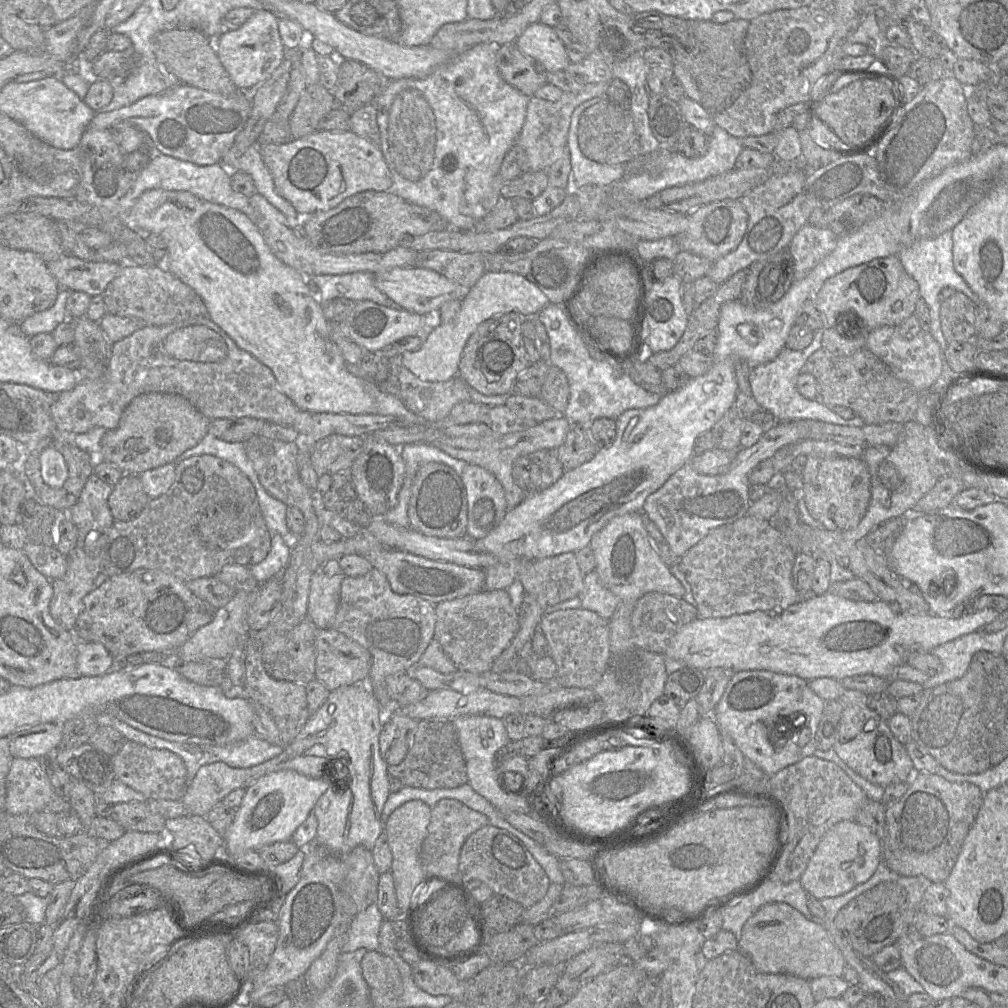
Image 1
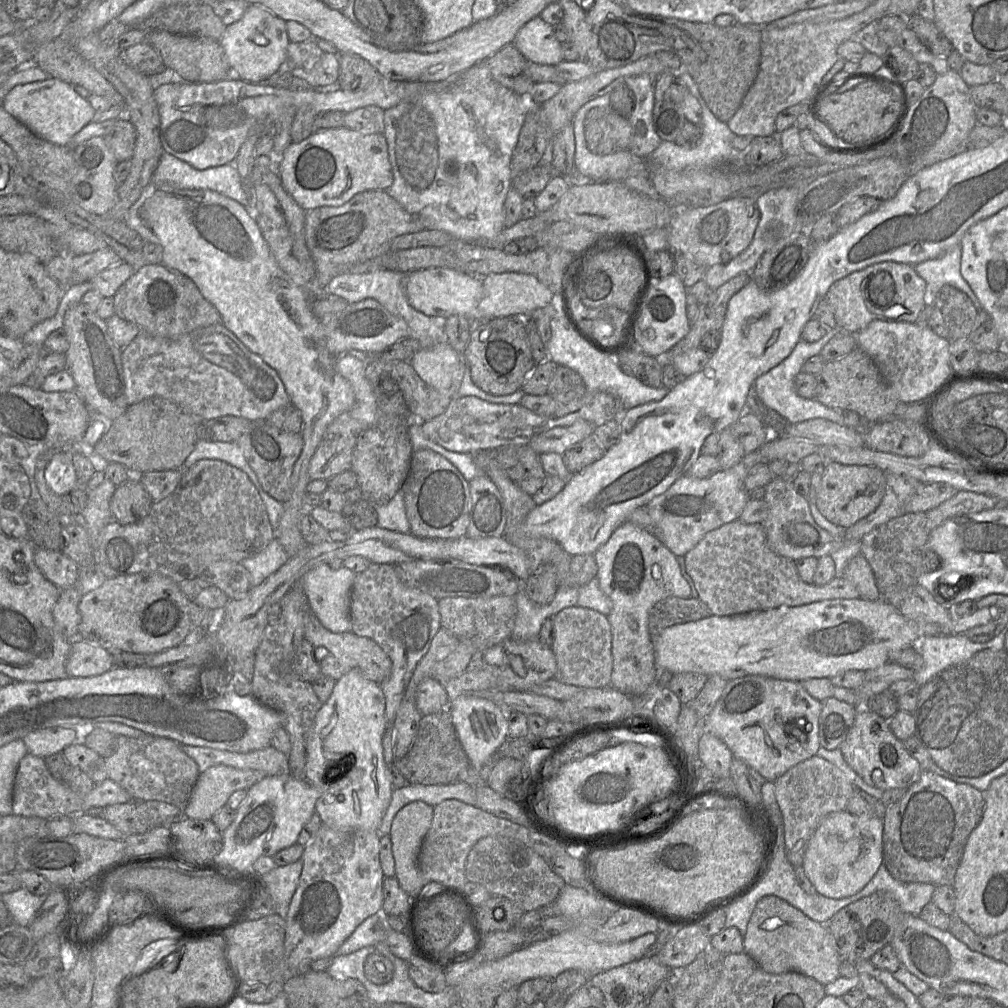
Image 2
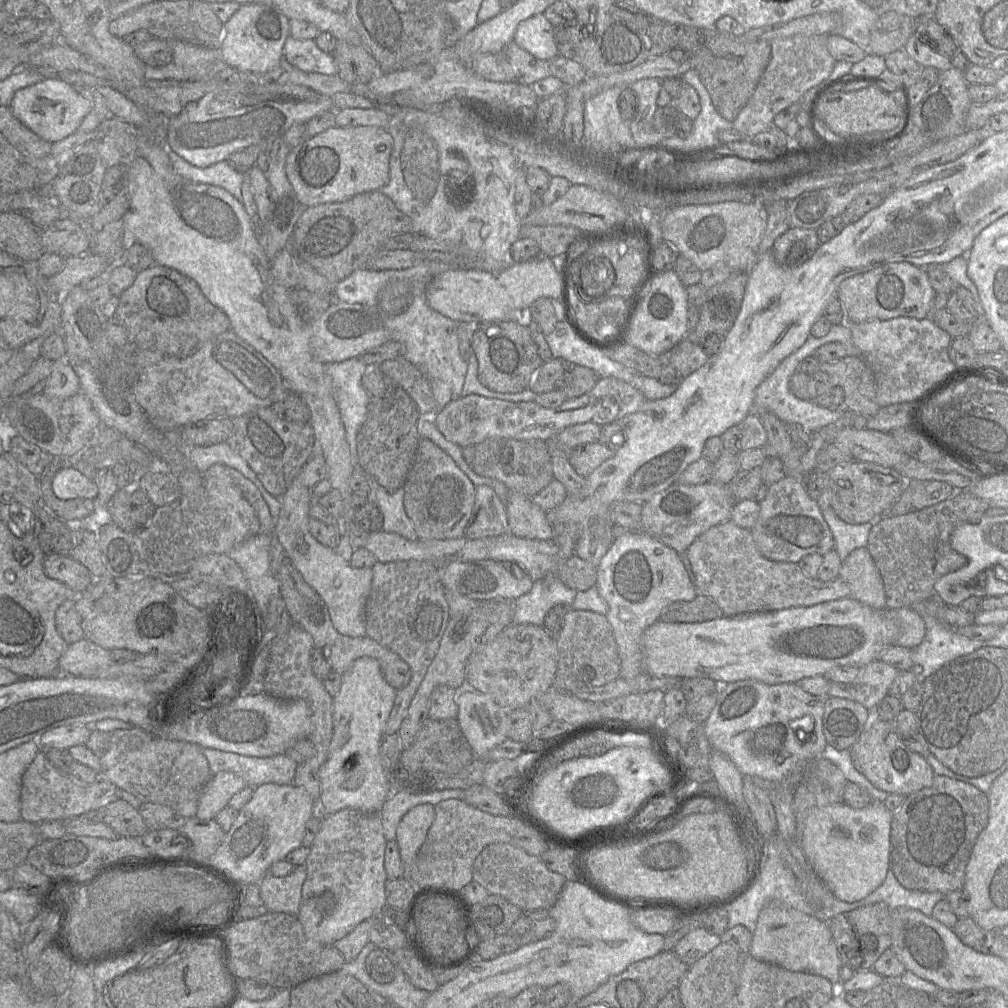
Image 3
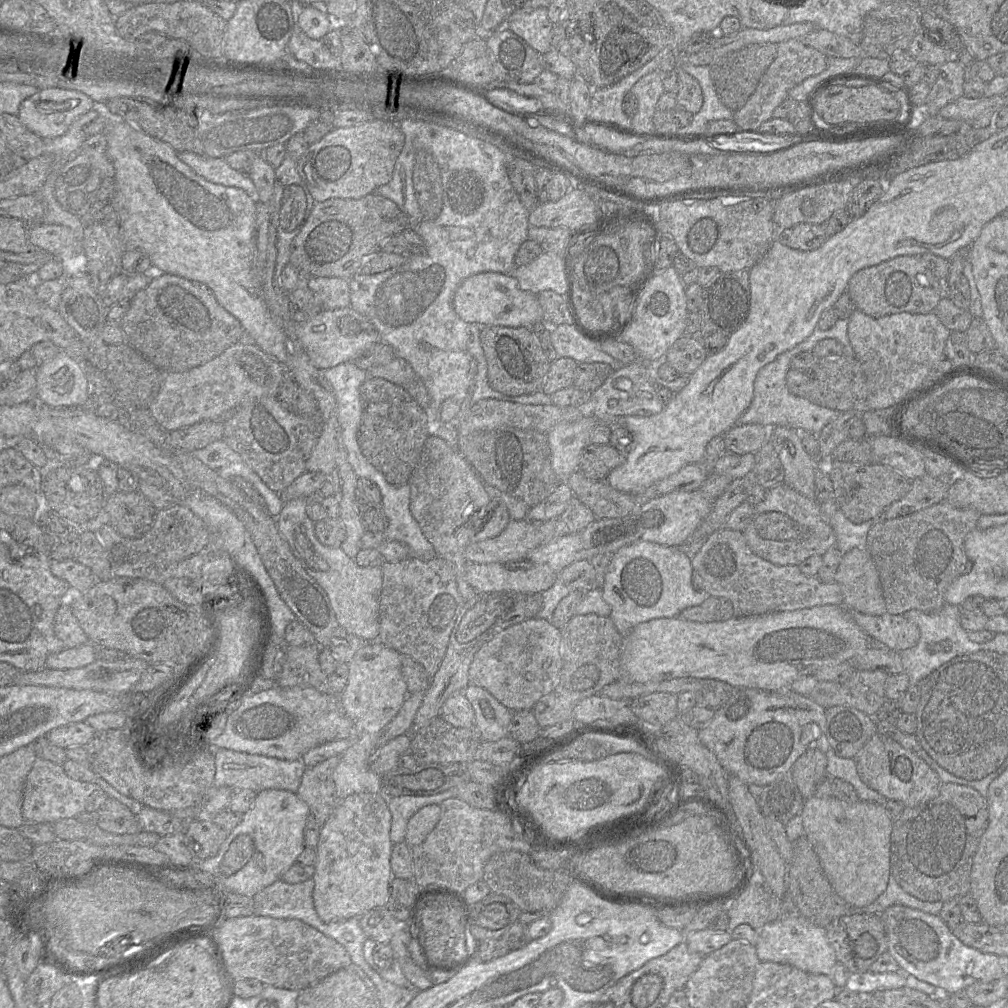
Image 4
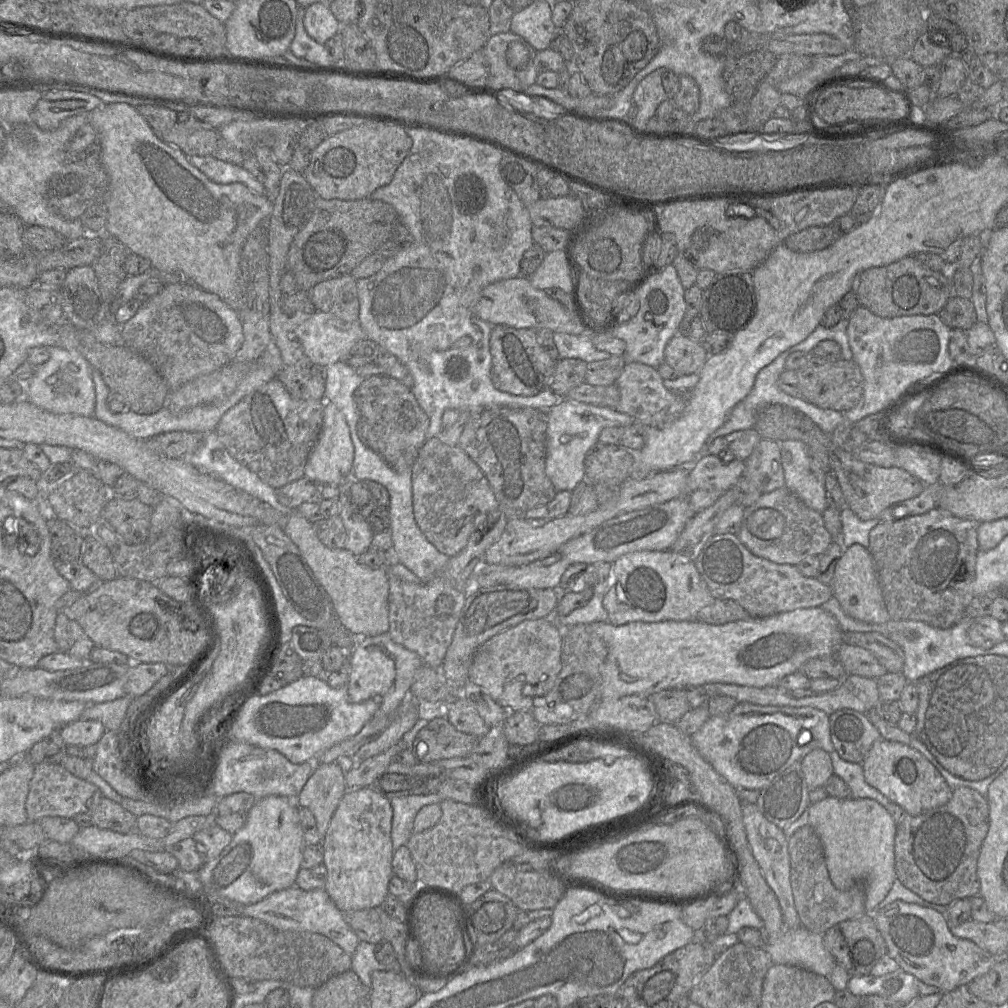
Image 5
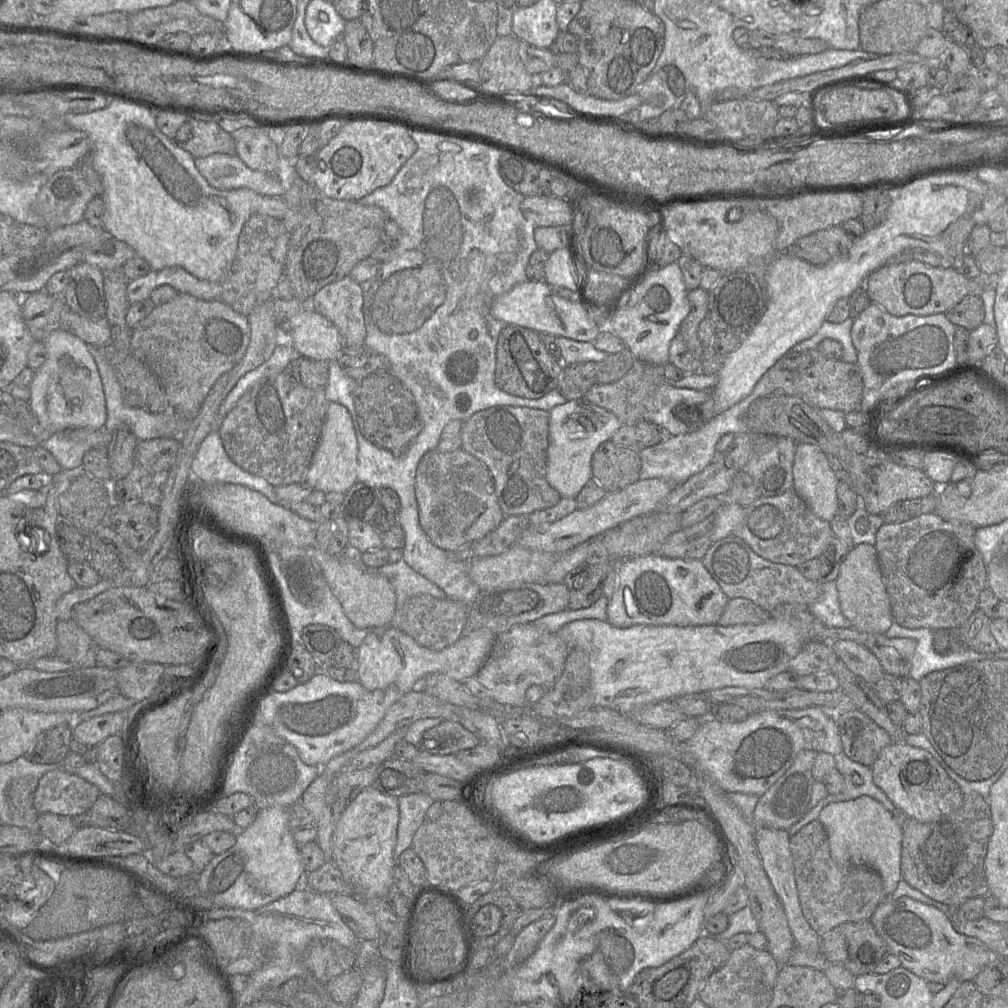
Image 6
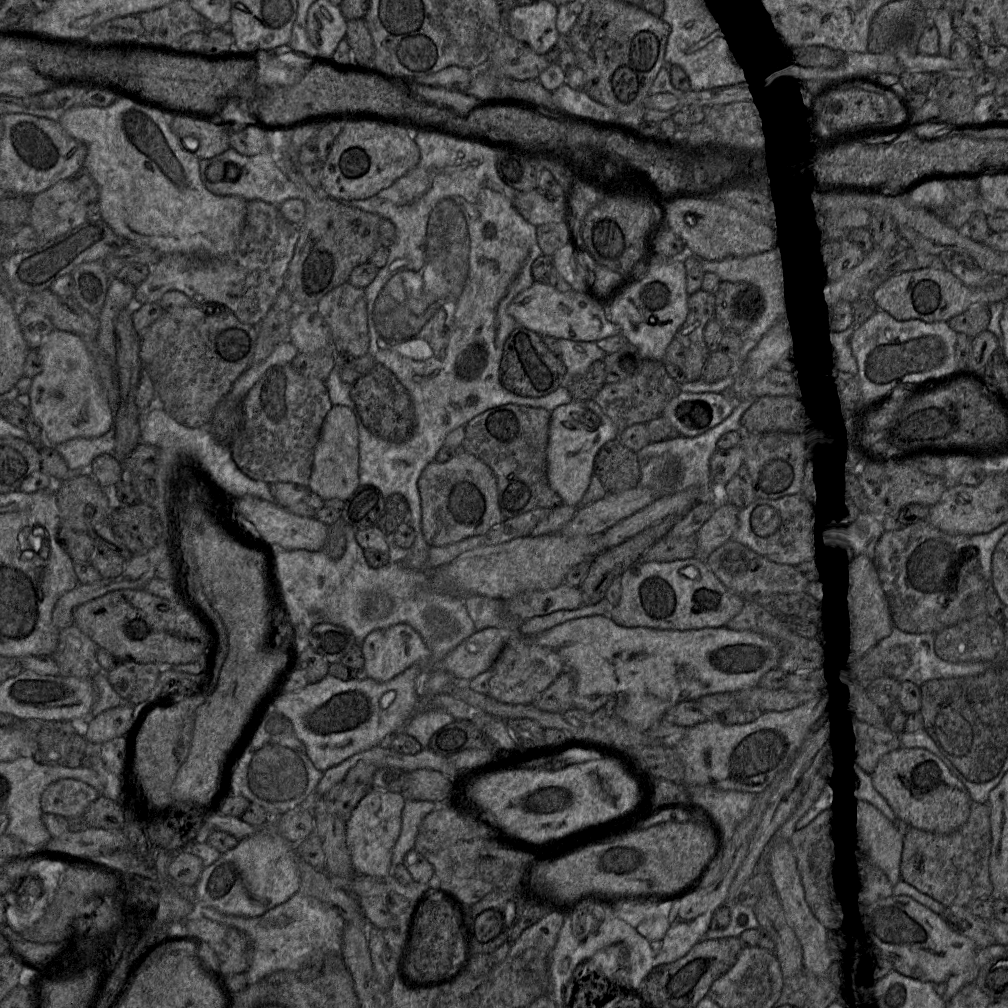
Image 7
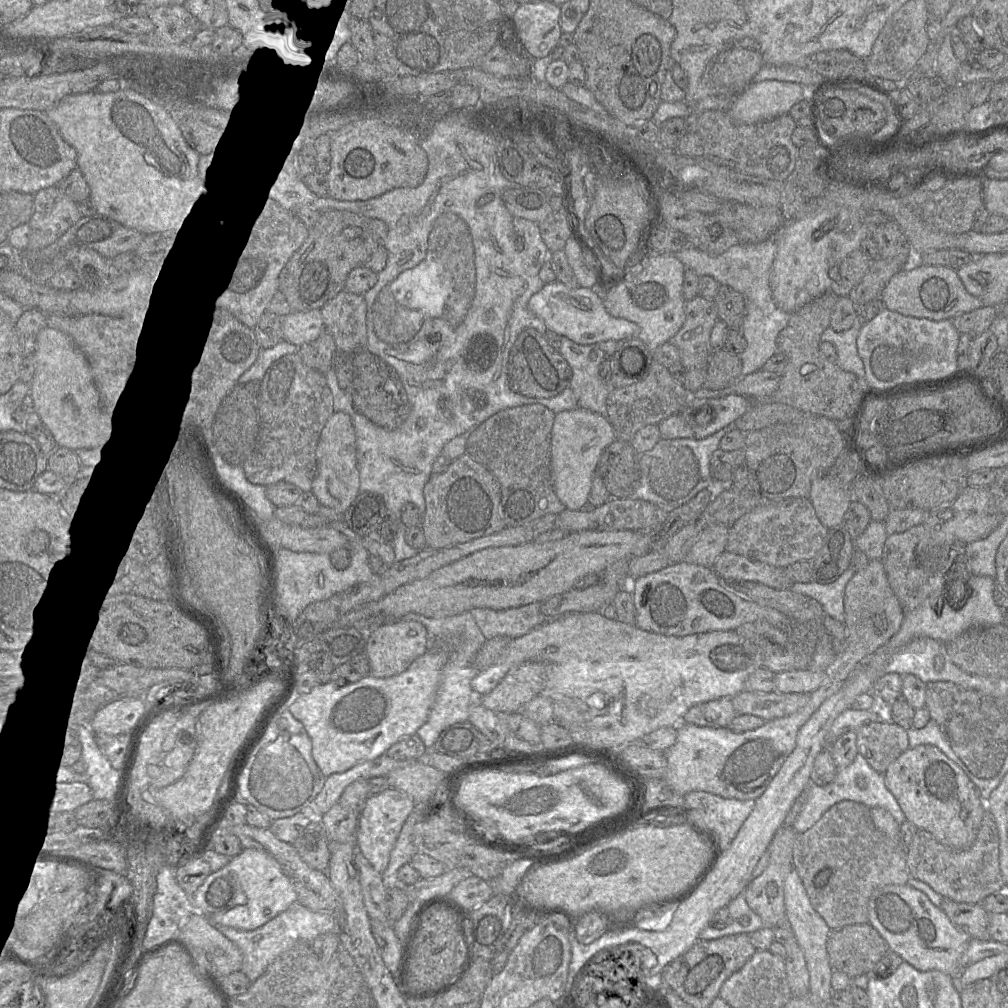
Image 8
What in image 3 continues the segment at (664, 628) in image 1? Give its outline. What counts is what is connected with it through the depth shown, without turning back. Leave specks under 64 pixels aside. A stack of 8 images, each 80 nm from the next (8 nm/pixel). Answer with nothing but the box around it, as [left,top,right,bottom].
[659,595,724,623]

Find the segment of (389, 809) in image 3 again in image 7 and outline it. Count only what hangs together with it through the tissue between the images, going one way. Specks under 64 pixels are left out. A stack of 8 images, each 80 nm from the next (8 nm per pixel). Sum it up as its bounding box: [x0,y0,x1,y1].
[391,798,435,875]

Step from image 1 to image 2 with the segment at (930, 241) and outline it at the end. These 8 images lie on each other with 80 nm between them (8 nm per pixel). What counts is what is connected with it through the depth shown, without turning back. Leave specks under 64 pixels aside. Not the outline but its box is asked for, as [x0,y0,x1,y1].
[914,245,983,311]

